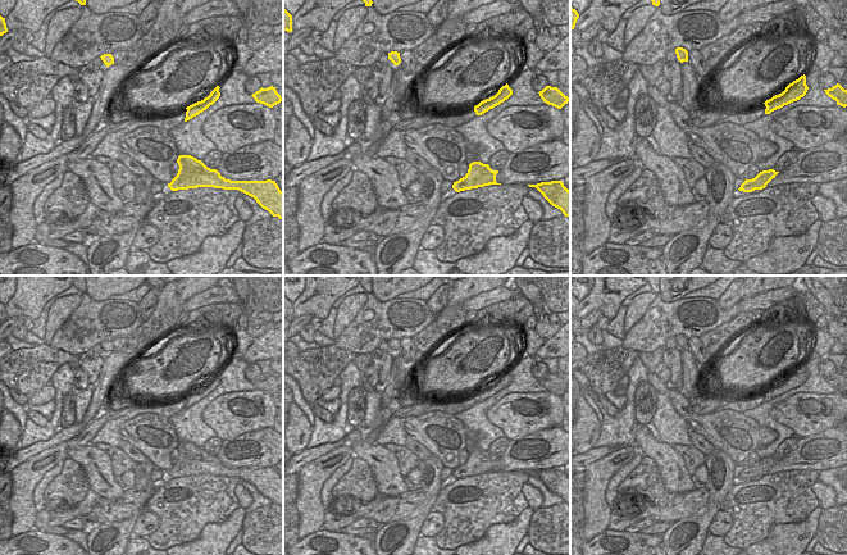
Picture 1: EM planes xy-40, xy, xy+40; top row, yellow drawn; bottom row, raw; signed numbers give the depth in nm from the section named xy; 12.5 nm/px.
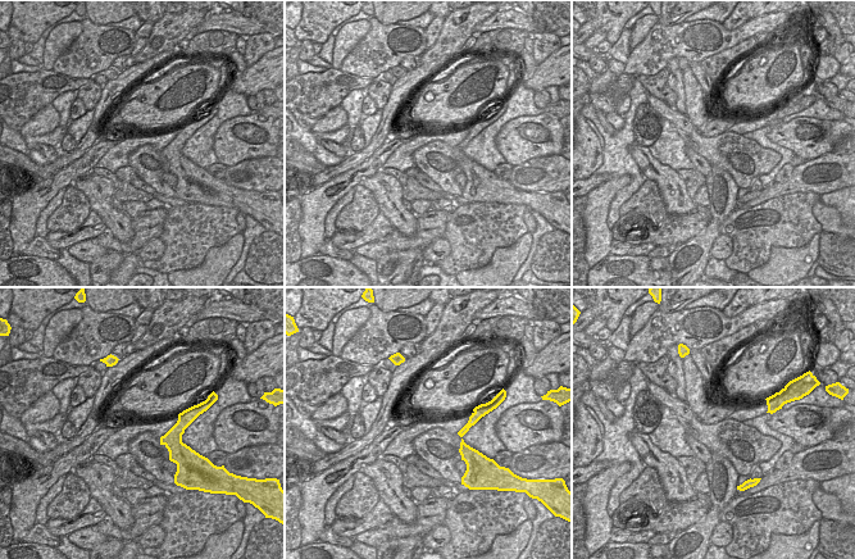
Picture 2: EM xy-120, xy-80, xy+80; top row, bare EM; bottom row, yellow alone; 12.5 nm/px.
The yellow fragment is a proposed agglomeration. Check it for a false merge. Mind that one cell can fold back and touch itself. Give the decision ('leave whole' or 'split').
split

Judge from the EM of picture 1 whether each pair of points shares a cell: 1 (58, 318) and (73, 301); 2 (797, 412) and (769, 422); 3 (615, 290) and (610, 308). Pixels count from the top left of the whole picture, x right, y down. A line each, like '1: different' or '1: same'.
1: same
2: different
3: same

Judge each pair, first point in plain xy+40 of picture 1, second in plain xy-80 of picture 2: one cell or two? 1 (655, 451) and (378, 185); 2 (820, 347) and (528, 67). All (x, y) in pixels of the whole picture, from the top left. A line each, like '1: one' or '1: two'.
1: one
2: one

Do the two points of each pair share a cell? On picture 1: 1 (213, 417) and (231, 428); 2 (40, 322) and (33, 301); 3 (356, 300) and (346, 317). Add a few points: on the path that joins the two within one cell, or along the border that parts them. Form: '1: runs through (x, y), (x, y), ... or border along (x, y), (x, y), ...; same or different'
1: runs through (217, 417), (227, 424); same
2: border along (42, 310), (35, 321); different
3: runs through (353, 304), (346, 313); same

